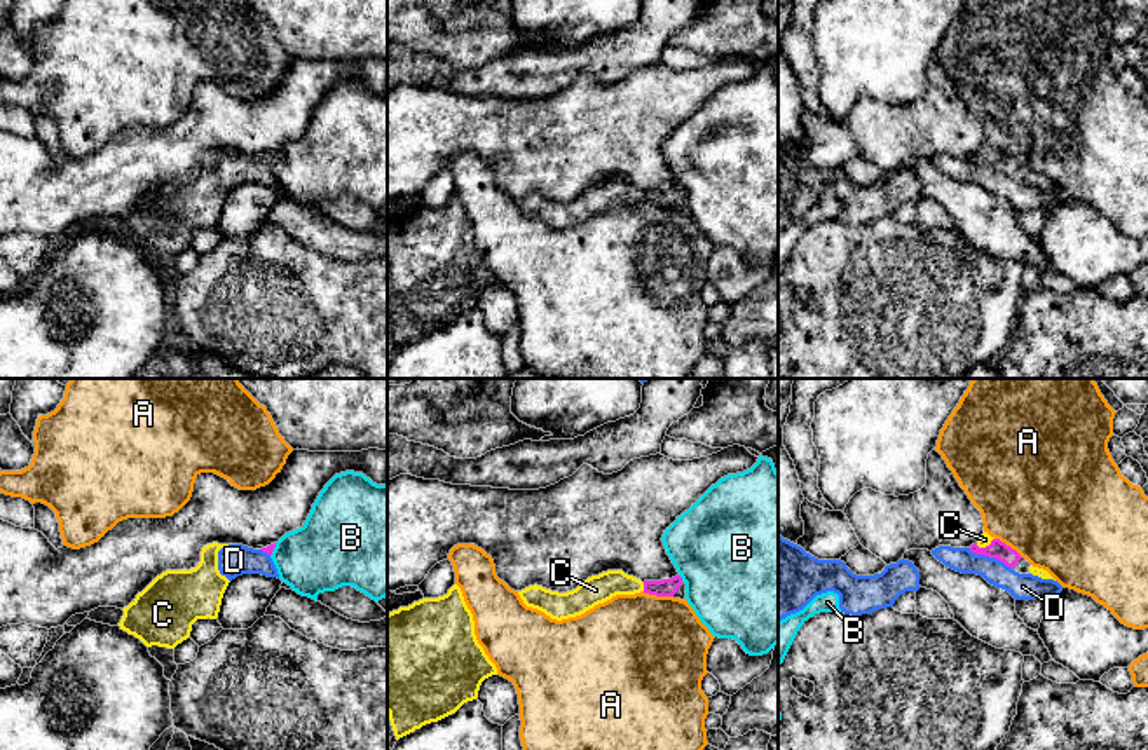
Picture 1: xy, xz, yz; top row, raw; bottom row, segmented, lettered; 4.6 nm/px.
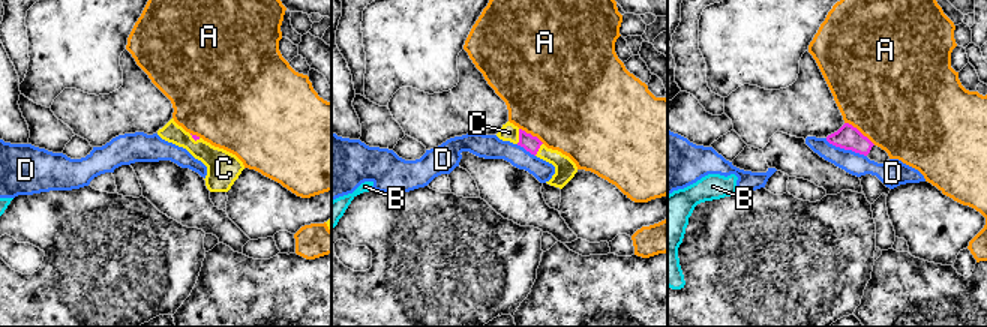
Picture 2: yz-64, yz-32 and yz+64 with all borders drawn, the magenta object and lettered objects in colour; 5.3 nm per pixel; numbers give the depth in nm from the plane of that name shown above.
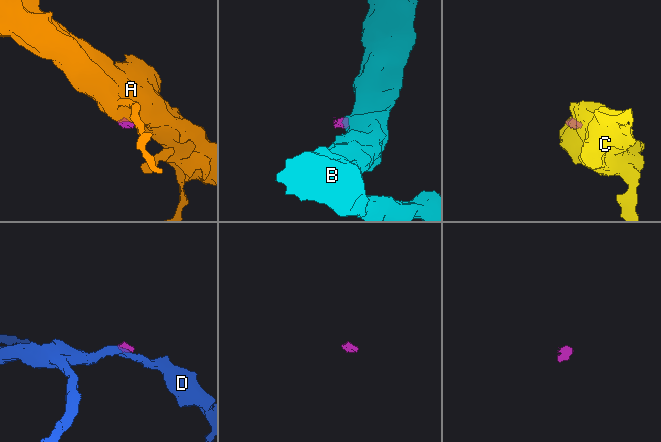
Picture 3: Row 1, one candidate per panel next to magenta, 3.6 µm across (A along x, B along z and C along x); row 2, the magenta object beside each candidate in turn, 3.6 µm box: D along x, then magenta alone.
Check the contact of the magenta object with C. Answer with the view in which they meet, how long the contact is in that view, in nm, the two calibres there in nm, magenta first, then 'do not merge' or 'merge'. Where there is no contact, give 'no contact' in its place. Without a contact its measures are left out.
contact in xz; length 40 nm; calibres 80 and 130 nm; merge

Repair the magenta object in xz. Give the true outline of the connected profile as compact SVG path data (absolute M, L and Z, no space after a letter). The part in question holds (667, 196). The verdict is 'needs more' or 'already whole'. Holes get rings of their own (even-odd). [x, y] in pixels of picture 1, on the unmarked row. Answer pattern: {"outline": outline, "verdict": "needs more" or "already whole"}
{"outline": "M607 180L583 190L576 199L558 202L543 195L529 195L518 201L527 216L537 218L551 228L576 227L616 204L649 202L686 209L686 192L680 185L663 190L640 190L623 180Z", "verdict": "needs more"}

